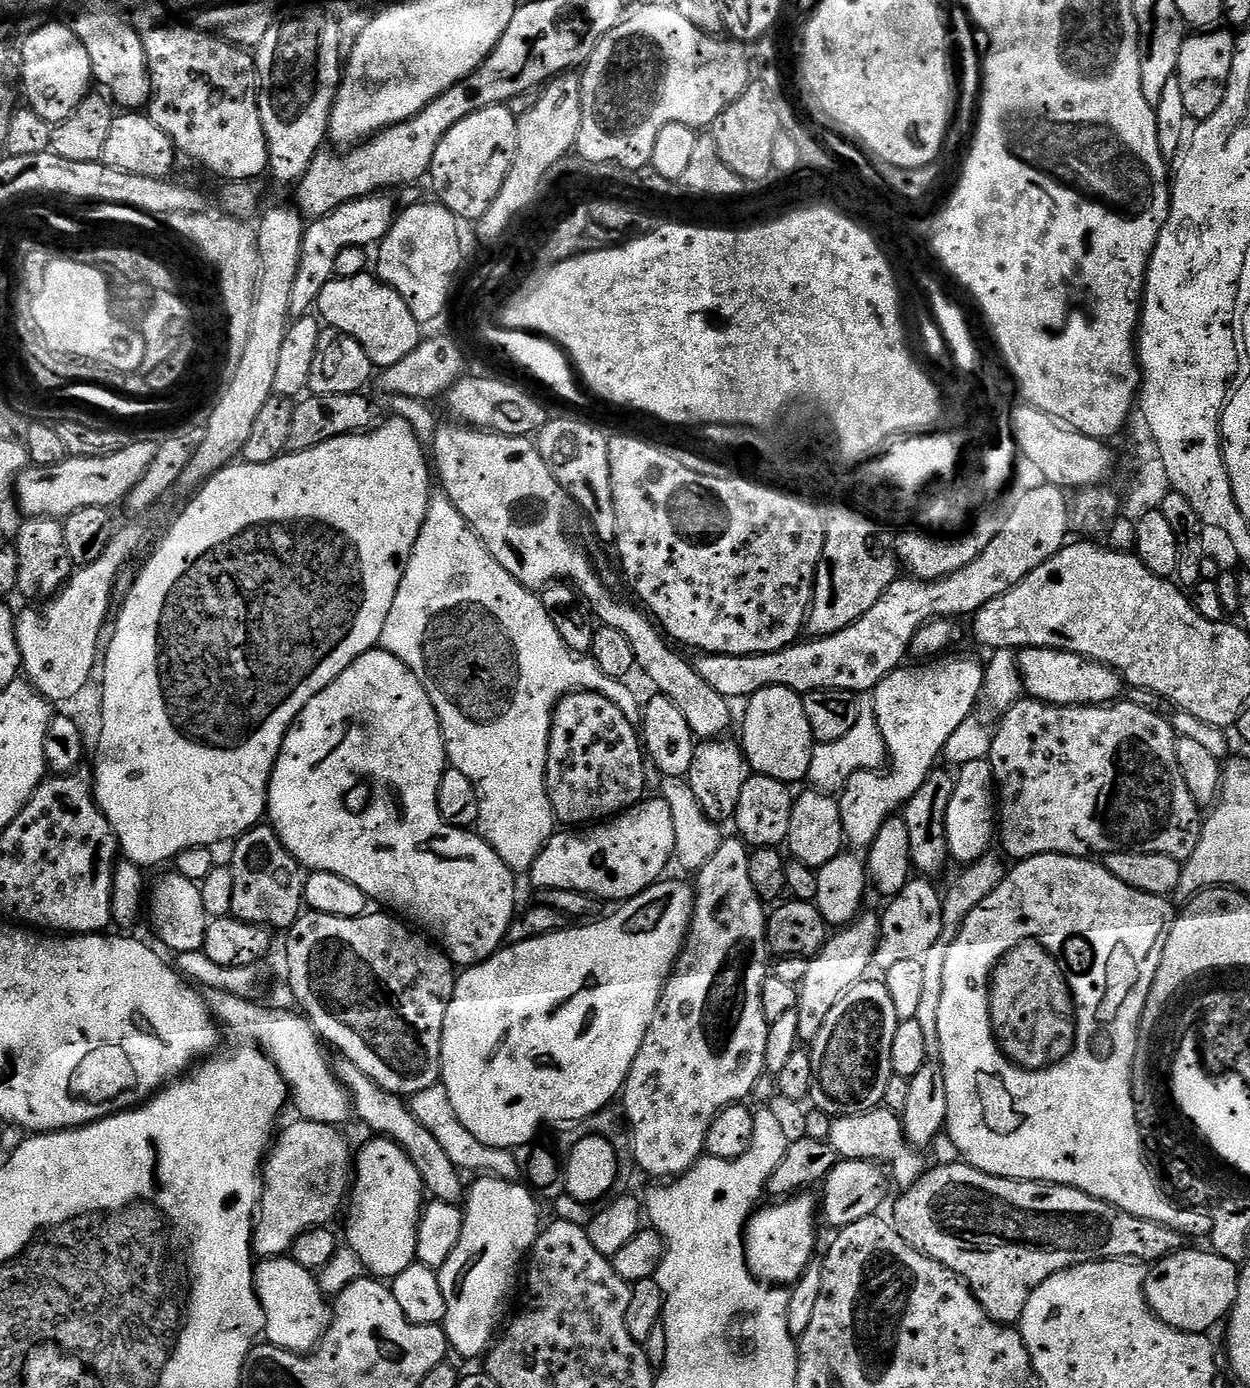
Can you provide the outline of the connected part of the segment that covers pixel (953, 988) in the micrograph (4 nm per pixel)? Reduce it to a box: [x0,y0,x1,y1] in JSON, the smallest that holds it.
[938,854,1212,1237]

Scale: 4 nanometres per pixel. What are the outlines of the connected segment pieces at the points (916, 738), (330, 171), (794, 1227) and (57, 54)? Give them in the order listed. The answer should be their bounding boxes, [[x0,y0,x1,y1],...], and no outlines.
[[838,655,985,850],[295,128,446,222],[744,1194,818,1286],[22,46,90,125]]

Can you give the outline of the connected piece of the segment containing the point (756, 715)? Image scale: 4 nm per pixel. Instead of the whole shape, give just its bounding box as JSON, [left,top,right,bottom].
[742,686,814,786]

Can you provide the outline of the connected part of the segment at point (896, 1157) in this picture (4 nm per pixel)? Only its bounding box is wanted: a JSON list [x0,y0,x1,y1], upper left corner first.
[828,1108,926,1189]

